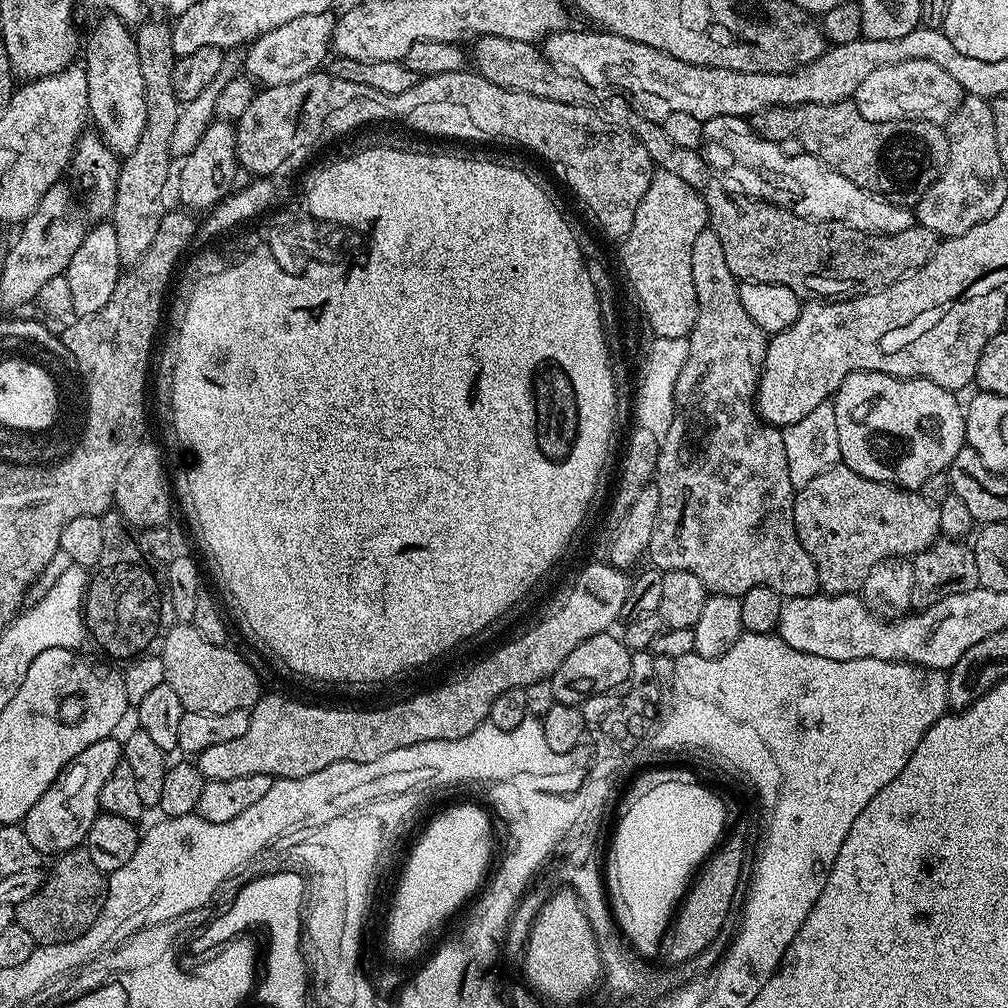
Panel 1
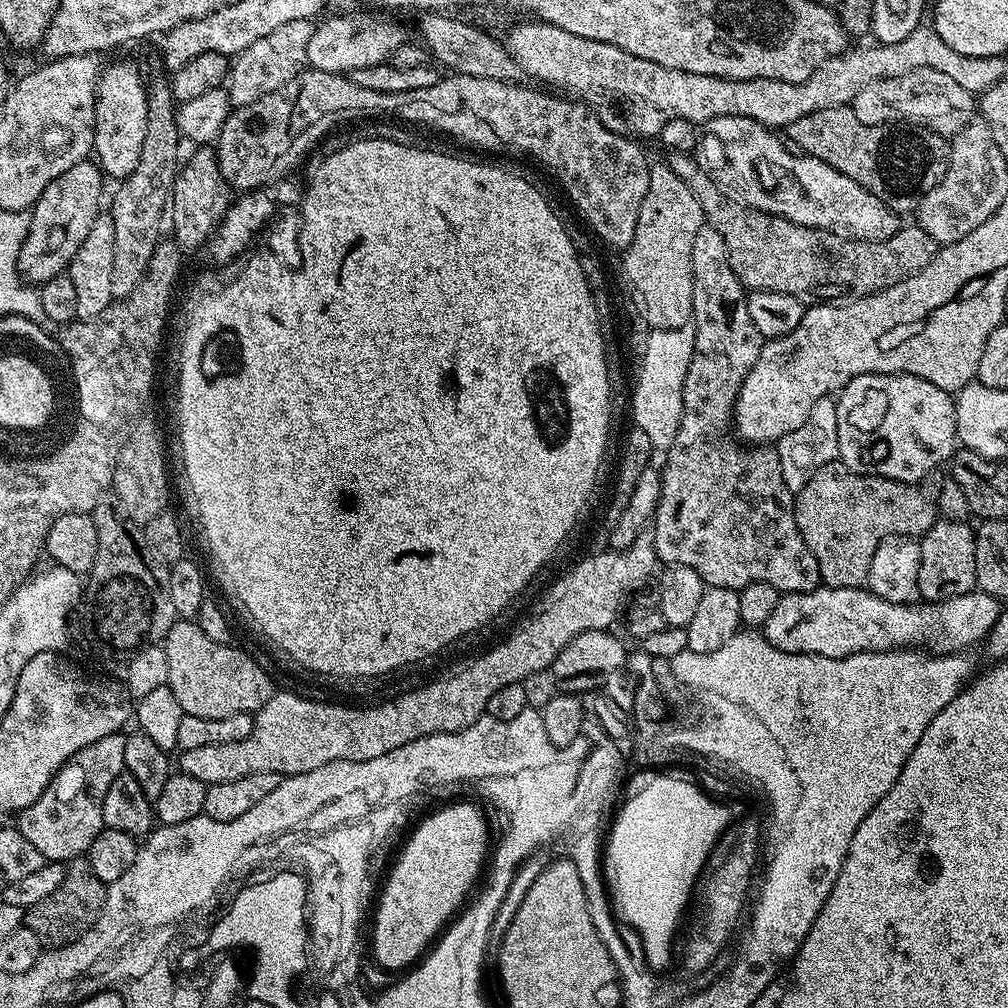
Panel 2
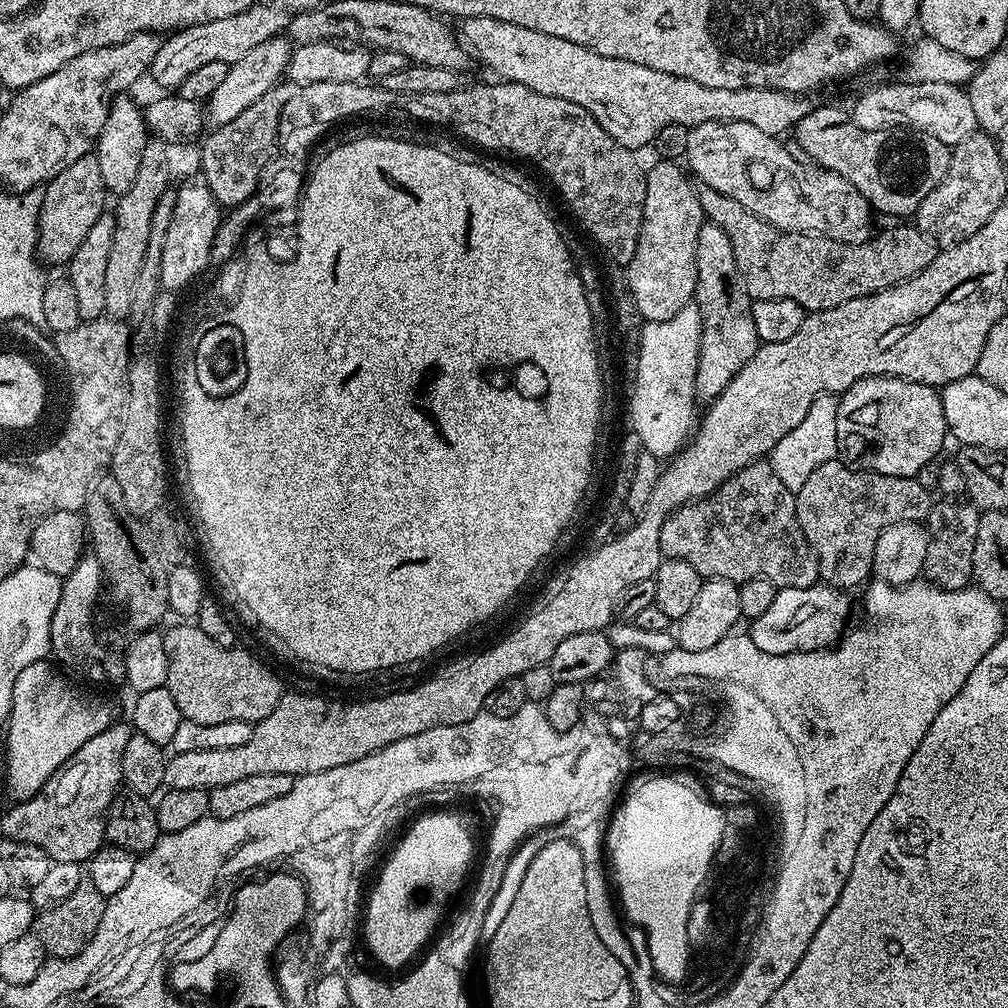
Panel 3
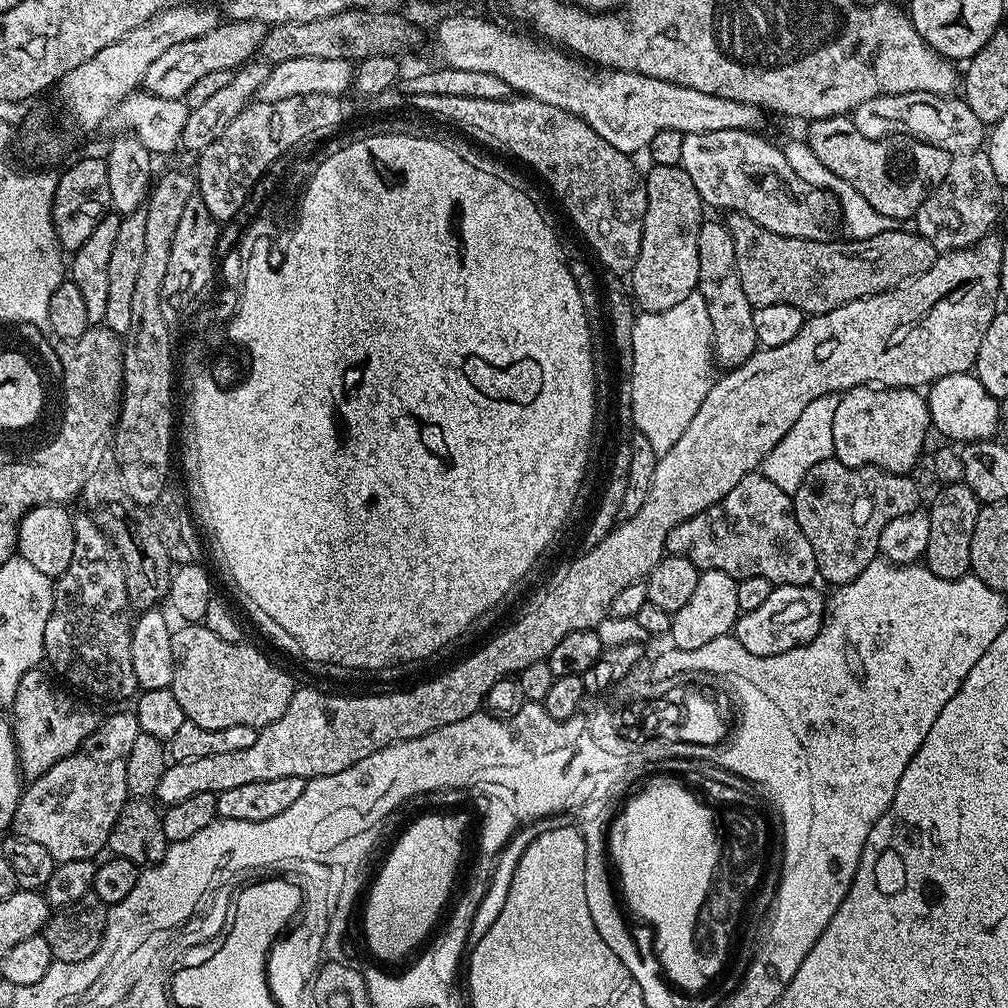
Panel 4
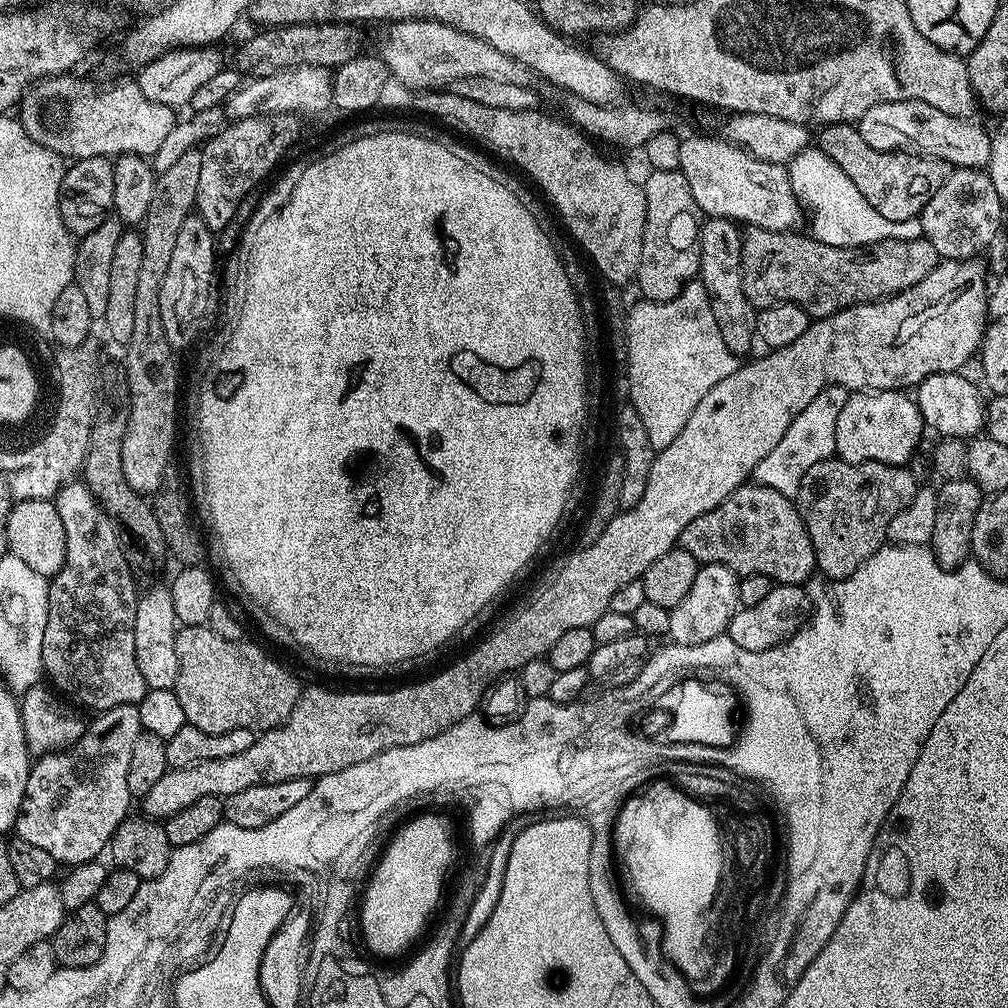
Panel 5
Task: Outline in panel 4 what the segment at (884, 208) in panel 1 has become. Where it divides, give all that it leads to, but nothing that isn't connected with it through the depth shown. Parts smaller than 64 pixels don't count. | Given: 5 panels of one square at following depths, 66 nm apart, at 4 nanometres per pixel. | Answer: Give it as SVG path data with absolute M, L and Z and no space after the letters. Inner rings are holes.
M710 130L709 132L689 132L685 135L682 142L682 158L681 165L686 170L686 174L690 174L690 182L694 182L694 190L698 190L701 201L705 205L708 204L712 208L724 208L728 212L741 212L746 218L750 218L758 226L762 226L766 230L770 230L774 234L782 234L790 238L806 238L807 240L831 240L835 228L838 228L840 220L840 204L836 201L836 197L830 192L824 191L823 188L811 188L806 182L802 182L802 178L798 178L798 174L794 174L794 170L790 170L790 162L786 162L783 147L771 144L768 140L763 140L760 134L755 131L747 132L746 130Z

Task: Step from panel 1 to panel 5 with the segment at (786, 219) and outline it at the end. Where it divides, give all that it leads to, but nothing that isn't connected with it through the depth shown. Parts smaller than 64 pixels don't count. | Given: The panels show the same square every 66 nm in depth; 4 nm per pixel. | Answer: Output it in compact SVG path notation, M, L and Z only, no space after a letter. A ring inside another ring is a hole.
M745 227L742 232L742 258L740 273L746 298L753 308L759 310L775 304L797 304L809 317L833 316L843 308L855 304L870 304L896 292L905 292L910 286L922 282L930 270L934 270L942 257L923 236L909 240L880 240L877 244L866 244L863 248L830 246L811 234L799 236L799 231L775 232L765 228Z

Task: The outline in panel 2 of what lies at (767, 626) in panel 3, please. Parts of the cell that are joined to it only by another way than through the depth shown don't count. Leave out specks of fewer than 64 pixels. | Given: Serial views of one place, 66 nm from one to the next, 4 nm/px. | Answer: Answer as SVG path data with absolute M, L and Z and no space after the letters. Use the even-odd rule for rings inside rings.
M867 587L830 588L781 595L774 614L766 618L762 634L783 652L826 658L846 658L859 652L891 652L897 648L943 650L963 653L970 644L987 637L1000 617L1001 601L979 590L961 596L948 596L935 602L891 604L879 600Z

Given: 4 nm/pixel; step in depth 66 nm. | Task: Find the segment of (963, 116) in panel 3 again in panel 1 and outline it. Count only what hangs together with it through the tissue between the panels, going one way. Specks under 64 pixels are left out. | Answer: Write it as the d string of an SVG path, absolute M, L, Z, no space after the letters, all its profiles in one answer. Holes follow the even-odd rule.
M903 60L870 70L870 74L866 74L858 86L854 103L858 114L870 122L929 120L944 126L954 110L958 110L965 95L958 82L954 82L954 78L950 78L942 66L934 66L934 62L929 60Z

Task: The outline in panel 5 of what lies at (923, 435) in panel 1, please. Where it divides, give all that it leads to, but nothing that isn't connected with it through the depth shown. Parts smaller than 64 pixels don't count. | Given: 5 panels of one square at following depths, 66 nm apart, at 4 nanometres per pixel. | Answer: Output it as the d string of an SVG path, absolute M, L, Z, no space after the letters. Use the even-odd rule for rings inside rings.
M856 390L842 406L842 414L838 414L835 455L851 464L882 462L904 466L917 455L923 432L926 425L911 395L900 390Z

